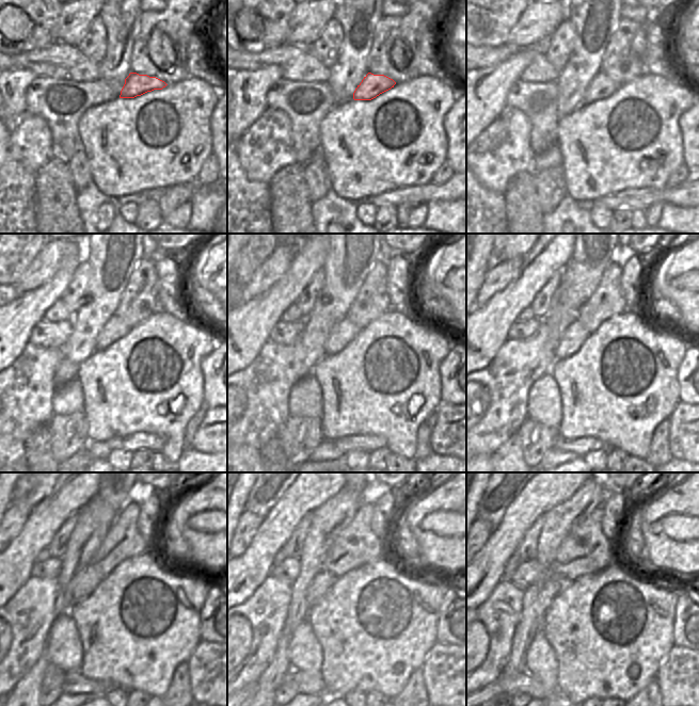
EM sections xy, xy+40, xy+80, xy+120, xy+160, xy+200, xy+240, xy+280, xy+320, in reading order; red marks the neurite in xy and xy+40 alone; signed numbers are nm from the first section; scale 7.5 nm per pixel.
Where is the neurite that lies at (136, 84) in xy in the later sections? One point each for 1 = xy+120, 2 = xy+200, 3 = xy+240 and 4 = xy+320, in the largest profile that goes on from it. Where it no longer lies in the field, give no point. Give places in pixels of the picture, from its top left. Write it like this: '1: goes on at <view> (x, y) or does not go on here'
1: goes on at xy+120 (115, 329)
2: goes on at xy+200 (571, 340)
3: goes on at xy+240 (86, 581)
4: goes on at xy+320 (551, 587)

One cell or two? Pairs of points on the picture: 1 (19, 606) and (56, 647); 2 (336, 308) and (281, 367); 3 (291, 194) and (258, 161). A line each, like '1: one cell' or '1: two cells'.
1: two cells
2: one cell
3: two cells

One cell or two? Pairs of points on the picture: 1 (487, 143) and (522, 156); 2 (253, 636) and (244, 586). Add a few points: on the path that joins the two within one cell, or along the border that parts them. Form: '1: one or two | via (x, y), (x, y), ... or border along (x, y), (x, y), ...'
1: one | via (495, 150), (505, 150), (513, 155)
2: two | border along (264, 580), (238, 606)

